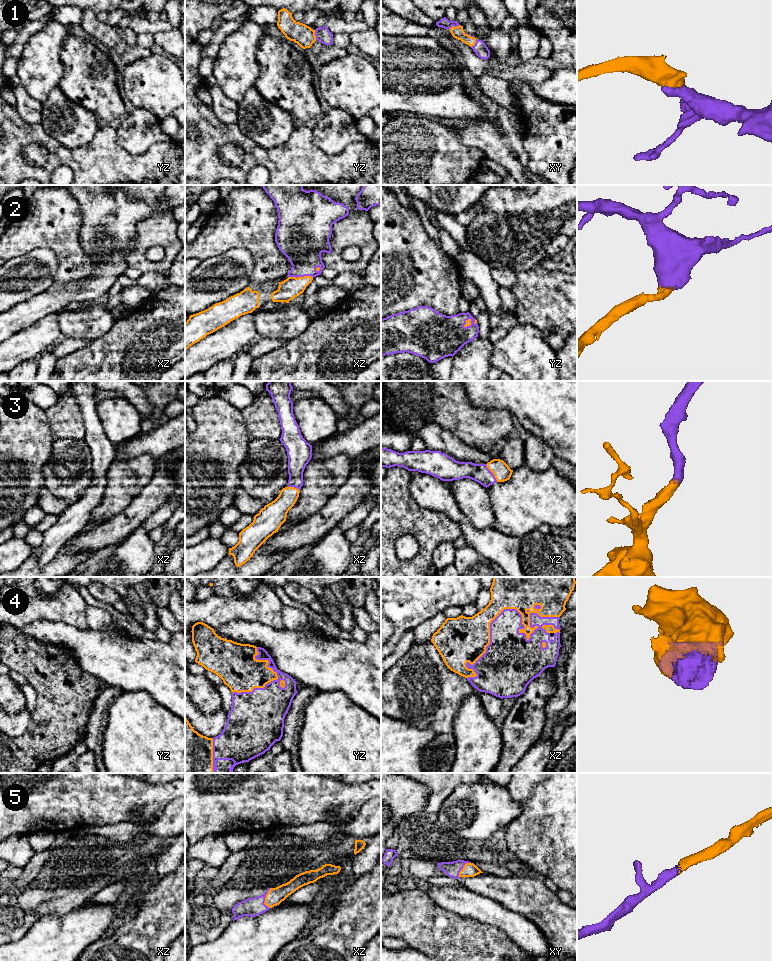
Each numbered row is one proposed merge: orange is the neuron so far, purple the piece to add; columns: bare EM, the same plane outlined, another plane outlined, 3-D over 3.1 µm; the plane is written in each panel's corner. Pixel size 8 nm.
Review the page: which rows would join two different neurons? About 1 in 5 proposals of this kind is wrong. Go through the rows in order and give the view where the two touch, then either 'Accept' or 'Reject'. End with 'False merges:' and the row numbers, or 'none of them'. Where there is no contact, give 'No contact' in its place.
1: Touches orange in yz. Accept
2: Touches orange in xz. Accept
3: Touches orange in yz. Accept
4: Touches orange in xz. Accept
5: Touches orange in xz. Accept
False merges: none of them

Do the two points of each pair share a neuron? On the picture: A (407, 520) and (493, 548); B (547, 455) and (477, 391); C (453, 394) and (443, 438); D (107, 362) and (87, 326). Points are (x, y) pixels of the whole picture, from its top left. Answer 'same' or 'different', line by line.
A: different
B: different
C: different
D: different

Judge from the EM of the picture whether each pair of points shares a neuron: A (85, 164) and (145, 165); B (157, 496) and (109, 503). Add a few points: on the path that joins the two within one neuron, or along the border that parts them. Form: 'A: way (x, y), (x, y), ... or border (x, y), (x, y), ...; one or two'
A: way (100, 164), (130, 165); one
B: border (150, 481), (117, 514); two

